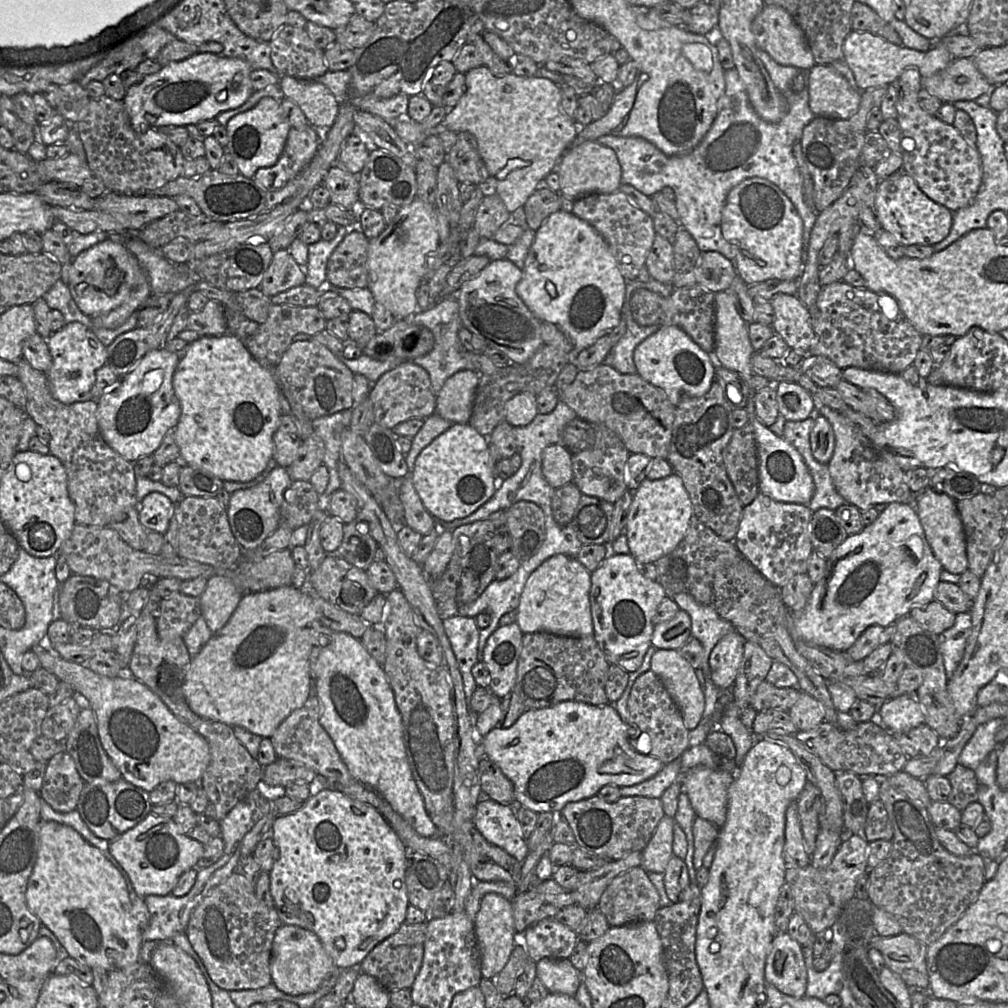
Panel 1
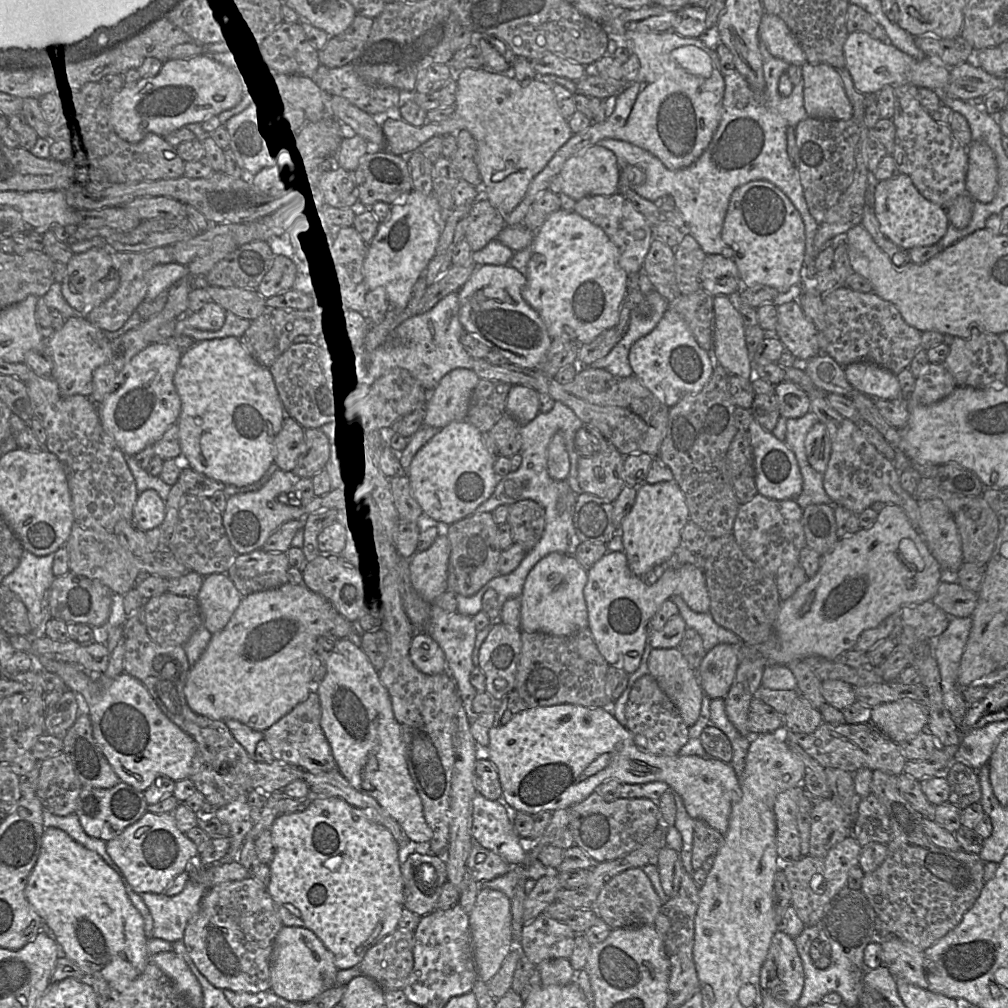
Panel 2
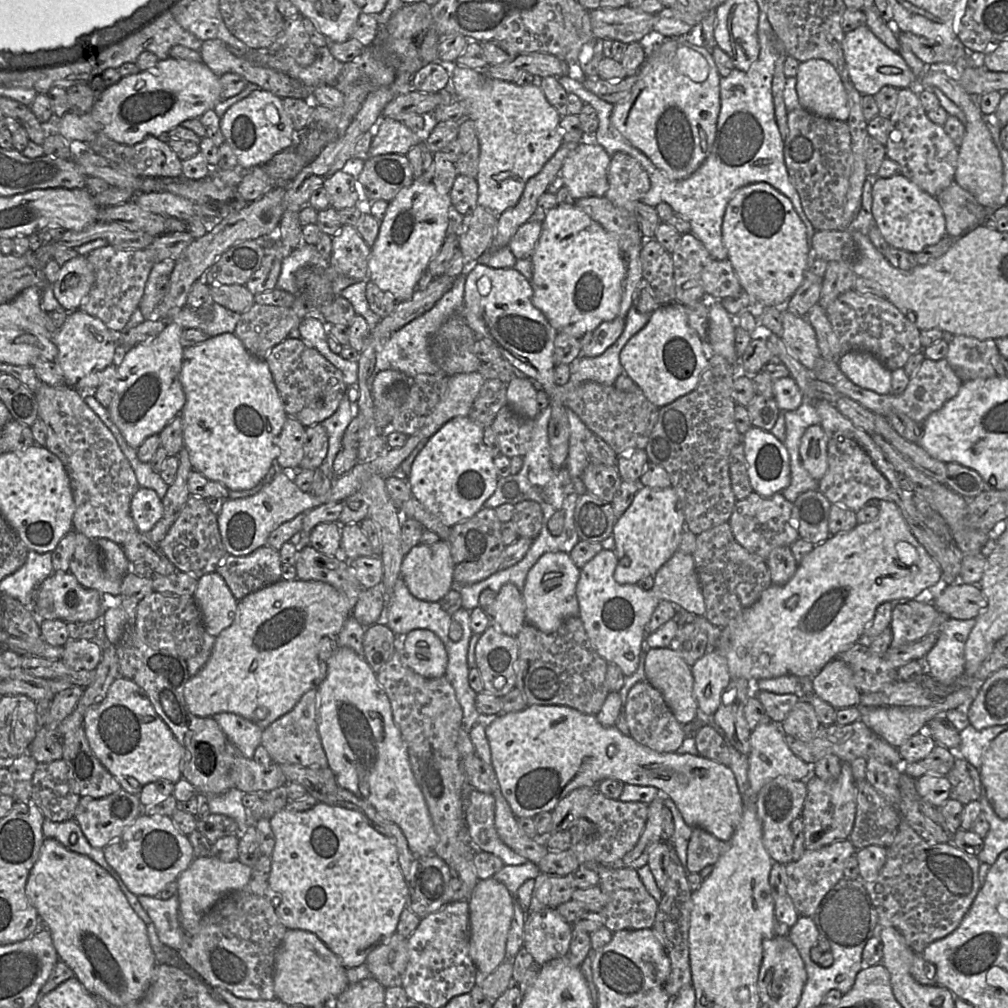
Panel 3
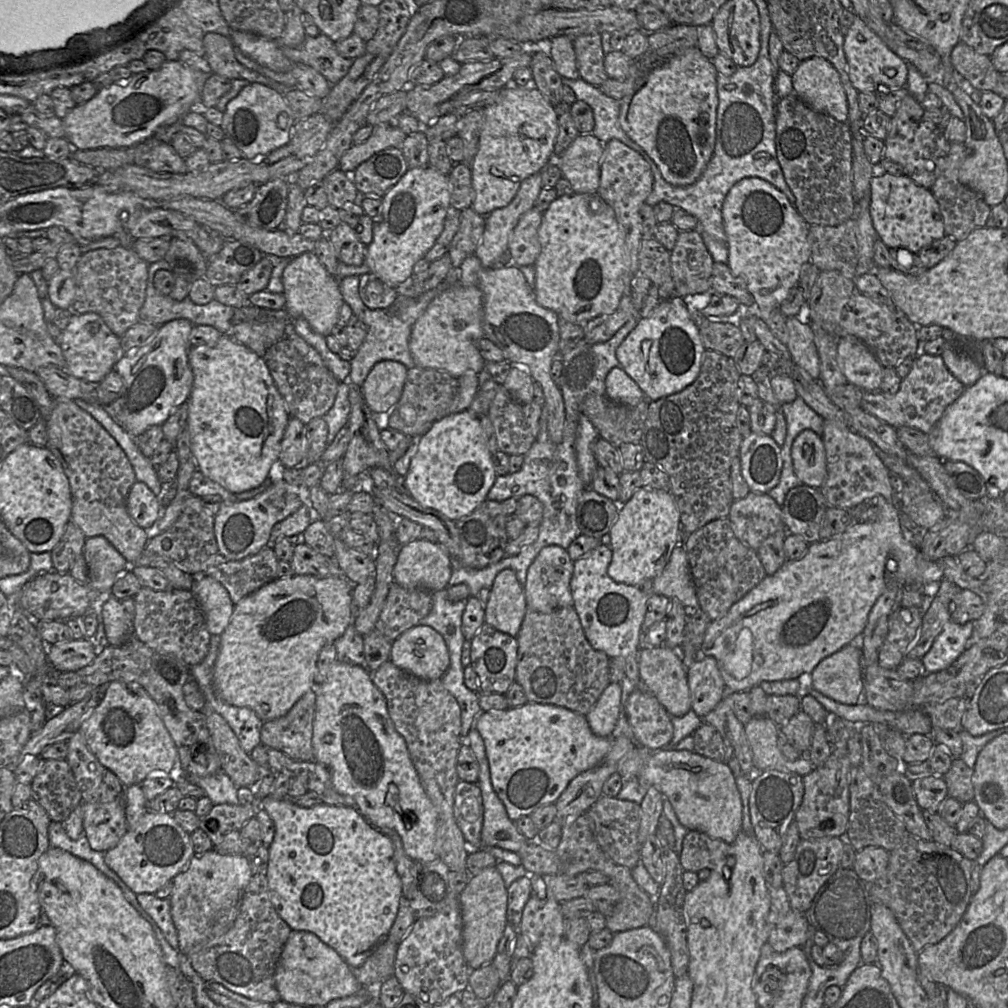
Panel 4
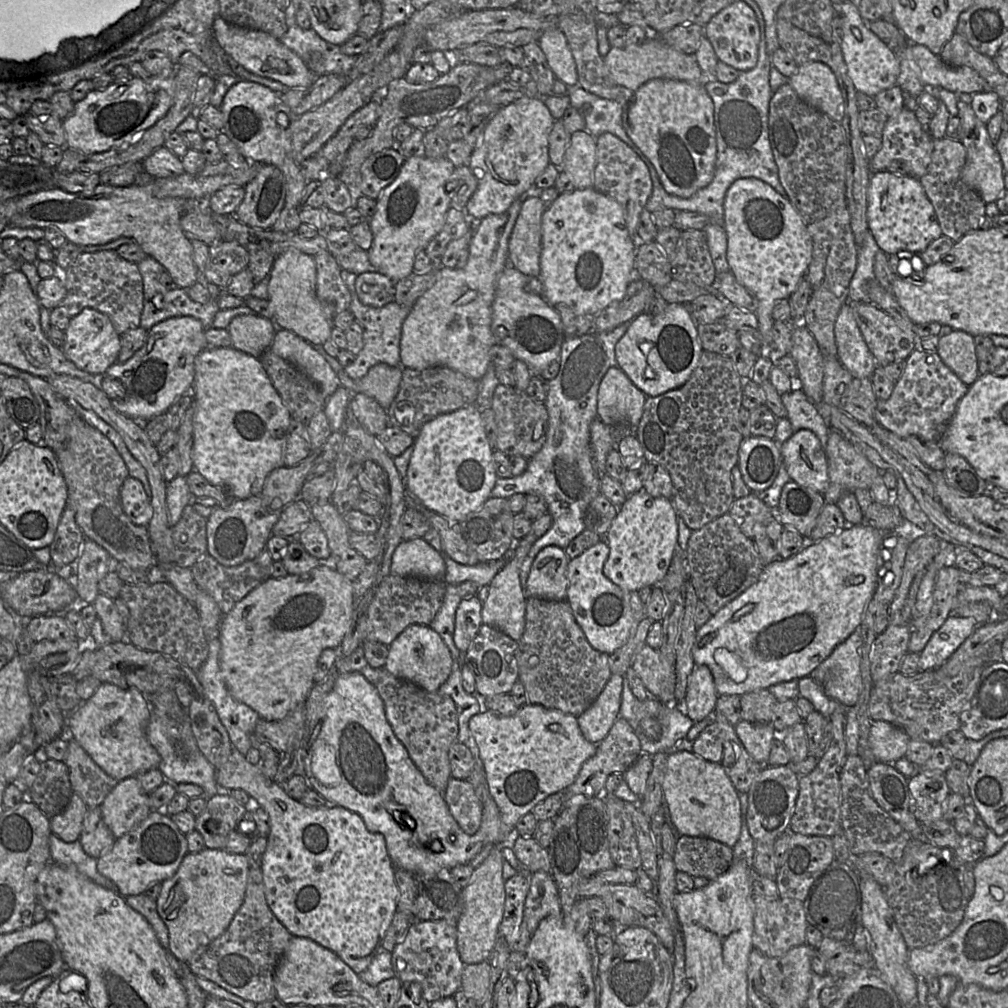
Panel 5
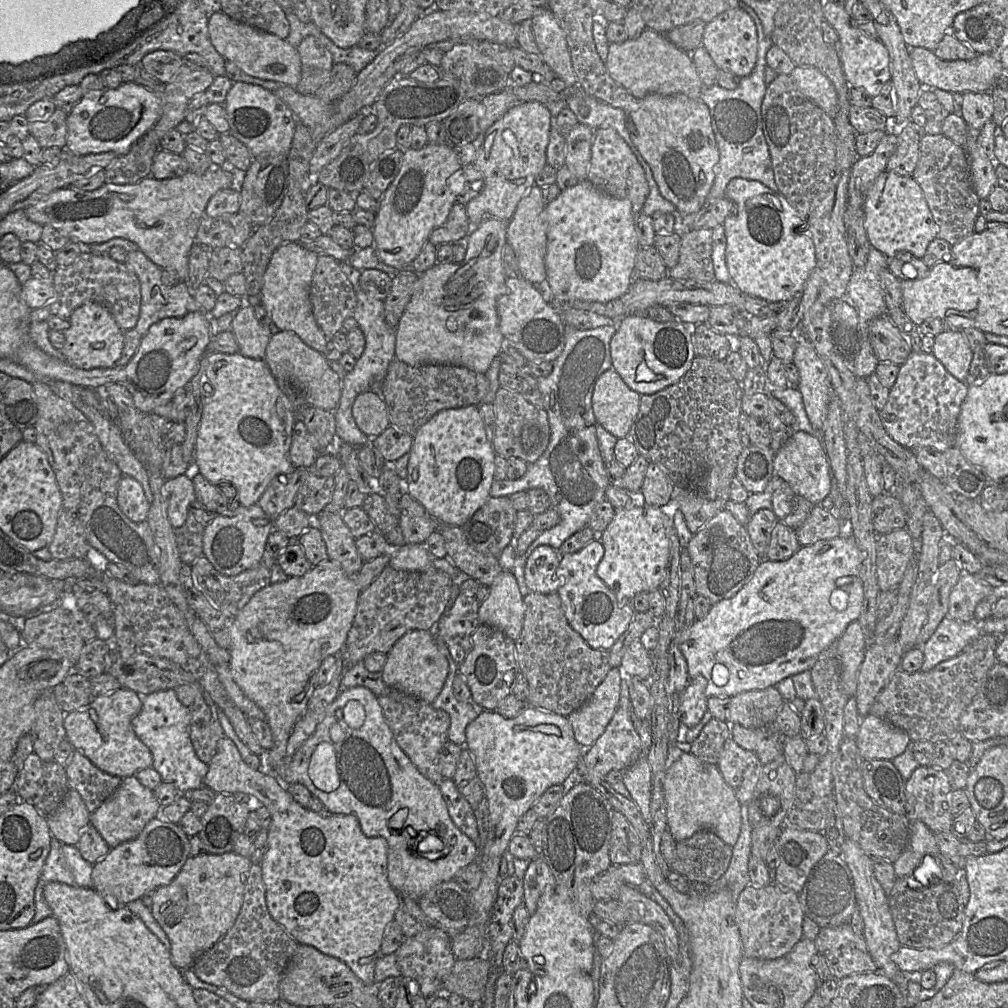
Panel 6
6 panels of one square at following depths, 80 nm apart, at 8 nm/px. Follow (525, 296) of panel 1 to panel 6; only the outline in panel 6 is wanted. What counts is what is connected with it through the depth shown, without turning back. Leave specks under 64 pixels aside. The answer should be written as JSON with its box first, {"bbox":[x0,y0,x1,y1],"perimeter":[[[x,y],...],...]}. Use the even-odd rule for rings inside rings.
{"bbox":[545,179,639,306],"perimeter":[[[588,179],[579,180],[574,186],[560,191],[556,199],[546,204],[545,268],[553,306],[579,300],[606,303],[627,292],[631,282],[637,278],[634,275],[639,250],[636,217],[629,200],[606,194]]]}

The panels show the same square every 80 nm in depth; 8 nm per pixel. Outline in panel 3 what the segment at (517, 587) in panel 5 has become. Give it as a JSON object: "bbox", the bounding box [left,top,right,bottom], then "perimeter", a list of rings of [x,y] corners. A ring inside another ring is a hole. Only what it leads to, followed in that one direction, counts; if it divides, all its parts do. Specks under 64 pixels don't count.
{"bbox":[490,583,526,637],"perimeter":[[[511,583],[504,584],[498,591],[490,615],[502,633],[516,637],[526,623],[525,603],[522,592]]]}

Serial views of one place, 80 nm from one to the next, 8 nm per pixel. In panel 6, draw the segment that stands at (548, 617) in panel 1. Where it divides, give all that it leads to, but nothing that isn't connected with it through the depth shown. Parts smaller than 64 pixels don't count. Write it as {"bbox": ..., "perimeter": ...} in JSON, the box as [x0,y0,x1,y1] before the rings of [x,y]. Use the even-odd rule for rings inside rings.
{"bbox":[524,545,561,593],"perimeter":[[[547,545],[537,547],[527,558],[524,579],[532,593],[556,593],[561,585],[557,574],[561,556],[558,551]]]}

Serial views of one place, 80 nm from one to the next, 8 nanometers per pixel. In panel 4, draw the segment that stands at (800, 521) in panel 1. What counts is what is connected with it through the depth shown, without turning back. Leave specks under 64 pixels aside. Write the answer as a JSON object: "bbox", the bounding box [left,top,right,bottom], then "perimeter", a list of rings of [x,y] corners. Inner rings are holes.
{"bbox":[728,491,786,551],"perimeter":[[[750,491],[745,498],[734,499],[728,518],[735,536],[755,551],[770,535],[786,531],[781,506],[768,494]]]}

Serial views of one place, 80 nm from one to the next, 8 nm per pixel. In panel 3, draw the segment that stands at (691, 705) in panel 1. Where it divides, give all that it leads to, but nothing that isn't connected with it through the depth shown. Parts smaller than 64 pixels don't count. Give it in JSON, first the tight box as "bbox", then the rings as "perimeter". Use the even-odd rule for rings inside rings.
{"bbox":[645,647,698,725],"perimeter":[[[671,647],[650,648],[645,654],[646,680],[661,692],[667,706],[682,725],[693,721],[698,704],[693,693],[691,667]]]}

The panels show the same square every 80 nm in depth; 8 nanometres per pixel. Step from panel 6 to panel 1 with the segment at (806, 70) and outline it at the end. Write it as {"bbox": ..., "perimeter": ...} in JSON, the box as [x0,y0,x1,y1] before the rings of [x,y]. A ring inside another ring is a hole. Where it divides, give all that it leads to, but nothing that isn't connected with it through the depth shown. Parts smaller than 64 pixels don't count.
{"bbox":[809,64,862,119],"perimeter":[[[815,64],[809,70],[809,107],[817,117],[849,119],[859,109],[862,92],[853,88],[849,82],[831,65]]]}

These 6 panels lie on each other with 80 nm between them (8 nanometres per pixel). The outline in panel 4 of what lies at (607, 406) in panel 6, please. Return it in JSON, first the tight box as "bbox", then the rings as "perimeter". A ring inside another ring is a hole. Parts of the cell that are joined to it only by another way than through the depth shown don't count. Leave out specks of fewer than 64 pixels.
{"bbox":[605,367,645,407],"perimeter":[[[620,367],[612,368],[605,378],[605,396],[612,402],[635,407],[645,395],[639,386]]]}

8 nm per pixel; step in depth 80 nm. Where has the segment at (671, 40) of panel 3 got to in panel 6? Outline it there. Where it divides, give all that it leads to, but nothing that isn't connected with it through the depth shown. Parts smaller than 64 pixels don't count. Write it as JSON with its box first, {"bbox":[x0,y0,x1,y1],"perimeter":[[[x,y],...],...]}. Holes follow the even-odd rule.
{"bbox":[627,94,719,216],"perimeter":[[[649,94],[638,101],[637,109],[627,113],[627,128],[633,144],[650,166],[661,195],[675,206],[677,216],[698,212],[706,203],[719,161],[708,106],[702,100],[684,94]]]}

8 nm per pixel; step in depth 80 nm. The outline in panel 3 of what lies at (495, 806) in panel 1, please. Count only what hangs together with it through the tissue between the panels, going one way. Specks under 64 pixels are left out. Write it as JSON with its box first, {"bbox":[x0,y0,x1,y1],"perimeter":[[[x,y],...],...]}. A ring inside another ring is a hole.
{"bbox":[464,789,528,865],"perimeter":[[[471,789],[465,797],[464,820],[472,843],[478,850],[499,857],[505,865],[520,865],[528,861],[508,847],[495,827],[495,799]]]}

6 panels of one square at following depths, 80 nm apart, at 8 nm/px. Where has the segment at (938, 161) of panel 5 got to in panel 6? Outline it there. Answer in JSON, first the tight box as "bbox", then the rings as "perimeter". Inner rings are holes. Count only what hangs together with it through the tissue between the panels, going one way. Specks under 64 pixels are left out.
{"bbox":[912,134,980,246],"perimeter":[[[923,134],[919,159],[912,177],[921,187],[938,227],[937,238],[947,241],[952,246],[974,232],[980,198],[972,187],[969,161],[963,147],[943,134]]]}

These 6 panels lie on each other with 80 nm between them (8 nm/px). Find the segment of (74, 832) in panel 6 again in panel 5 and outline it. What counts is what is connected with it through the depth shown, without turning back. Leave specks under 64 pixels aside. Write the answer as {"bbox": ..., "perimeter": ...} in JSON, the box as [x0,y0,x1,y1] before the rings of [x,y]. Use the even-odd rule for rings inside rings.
{"bbox":[50,793,88,843],"perimeter":[[[73,793],[62,812],[50,819],[51,832],[66,843],[79,840],[88,807],[77,793]]]}

